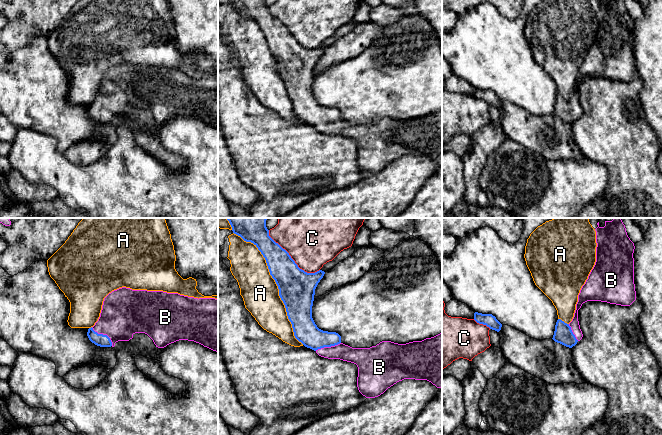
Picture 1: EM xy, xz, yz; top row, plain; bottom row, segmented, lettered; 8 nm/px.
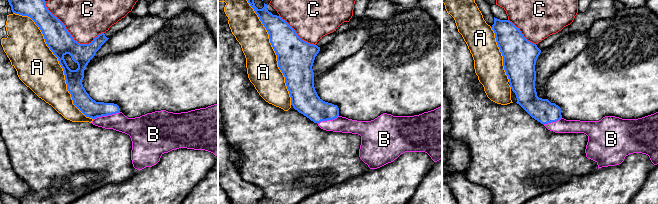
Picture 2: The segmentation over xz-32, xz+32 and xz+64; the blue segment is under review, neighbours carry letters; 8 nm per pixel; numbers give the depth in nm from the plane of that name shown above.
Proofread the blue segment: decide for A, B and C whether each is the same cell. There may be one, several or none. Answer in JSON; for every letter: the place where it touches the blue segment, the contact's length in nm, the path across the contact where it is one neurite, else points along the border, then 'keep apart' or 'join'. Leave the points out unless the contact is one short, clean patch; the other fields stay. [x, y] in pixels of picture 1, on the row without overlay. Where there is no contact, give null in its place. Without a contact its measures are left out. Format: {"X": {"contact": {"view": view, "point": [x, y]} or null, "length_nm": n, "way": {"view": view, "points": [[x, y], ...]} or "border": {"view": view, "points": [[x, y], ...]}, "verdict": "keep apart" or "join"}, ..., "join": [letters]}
{"A": {"contact": {"view": "xz", "point": [277, 61]}, "length_nm": 1050, "verdict": "keep apart"}, "B": {"contact": {"view": "xy", "point": [104, 111]}, "length_nm": 220, "way": {"view": "xy", "points": [[101, 116], [104, 111], [125, 88]]}, "verdict": "join"}, "C": {"contact": {"view": "xz", "point": [291, 34]}, "length_nm": 550, "verdict": "keep apart"}, "join": ["B"]}

